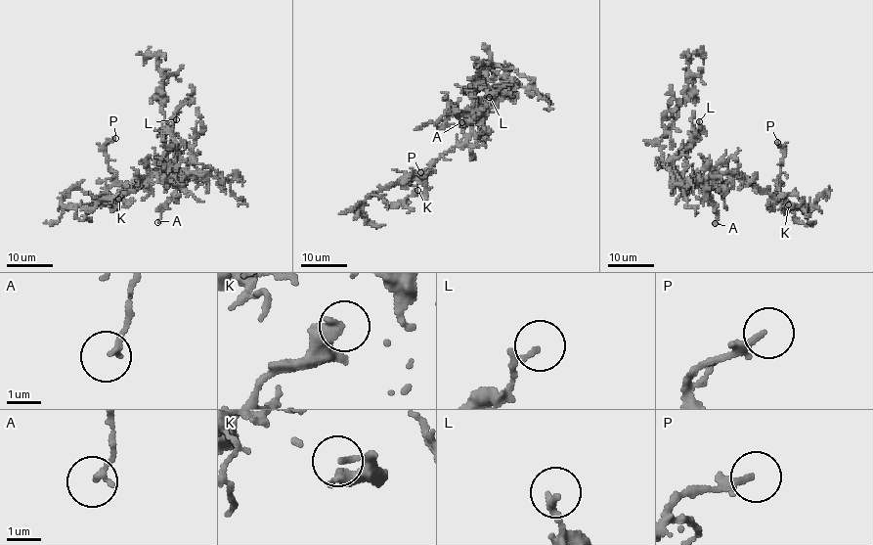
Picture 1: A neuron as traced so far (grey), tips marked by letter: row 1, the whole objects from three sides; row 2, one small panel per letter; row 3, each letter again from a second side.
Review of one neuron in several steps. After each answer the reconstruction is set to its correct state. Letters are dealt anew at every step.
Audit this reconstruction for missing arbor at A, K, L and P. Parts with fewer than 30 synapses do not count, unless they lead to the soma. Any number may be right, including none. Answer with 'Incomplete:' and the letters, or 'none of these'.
Incomplete: none of these

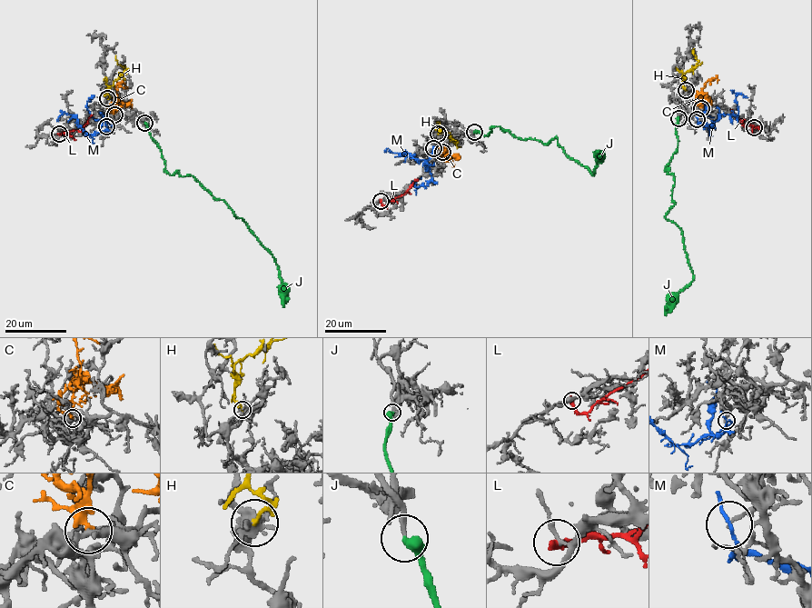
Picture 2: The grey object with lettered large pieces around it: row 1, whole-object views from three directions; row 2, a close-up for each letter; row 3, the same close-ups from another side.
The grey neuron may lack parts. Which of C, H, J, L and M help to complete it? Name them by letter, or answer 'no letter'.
C, J

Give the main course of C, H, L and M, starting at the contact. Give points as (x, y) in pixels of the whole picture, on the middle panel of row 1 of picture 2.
C: (442, 152), (445, 149), (447, 158), (454, 165)
H: (438, 133), (439, 130), (445, 129), (455, 143), (448, 137)
L: (381, 201), (386, 205), (417, 179)
M: (433, 148), (426, 164), (431, 179), (426, 185), (416, 186), (412, 182), (416, 185), (415, 194)

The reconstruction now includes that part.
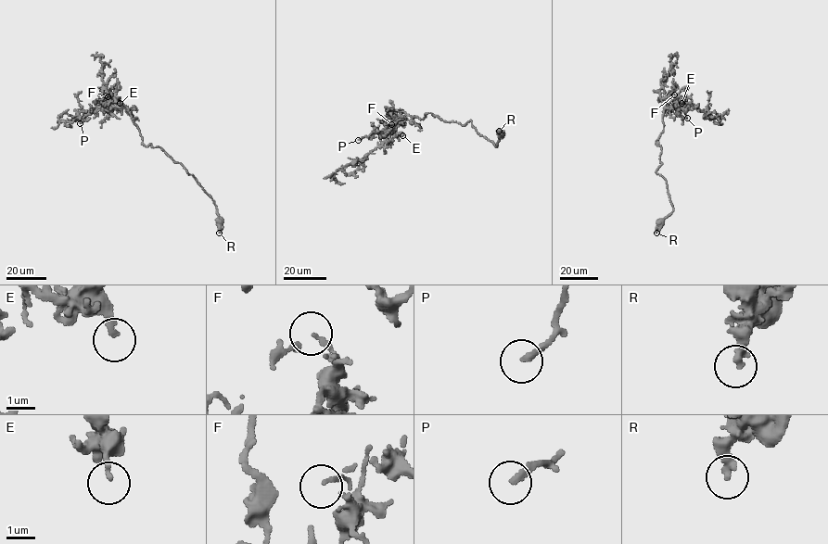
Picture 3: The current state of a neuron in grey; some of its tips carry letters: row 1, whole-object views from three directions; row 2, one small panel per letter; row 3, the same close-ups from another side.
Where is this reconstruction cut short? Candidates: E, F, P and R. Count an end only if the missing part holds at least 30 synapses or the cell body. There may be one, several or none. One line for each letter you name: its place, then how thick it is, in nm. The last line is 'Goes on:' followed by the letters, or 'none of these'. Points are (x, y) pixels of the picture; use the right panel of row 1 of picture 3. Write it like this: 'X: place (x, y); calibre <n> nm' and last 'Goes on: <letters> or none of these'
P: place (687, 118); calibre 240 nm
Goes on: P

